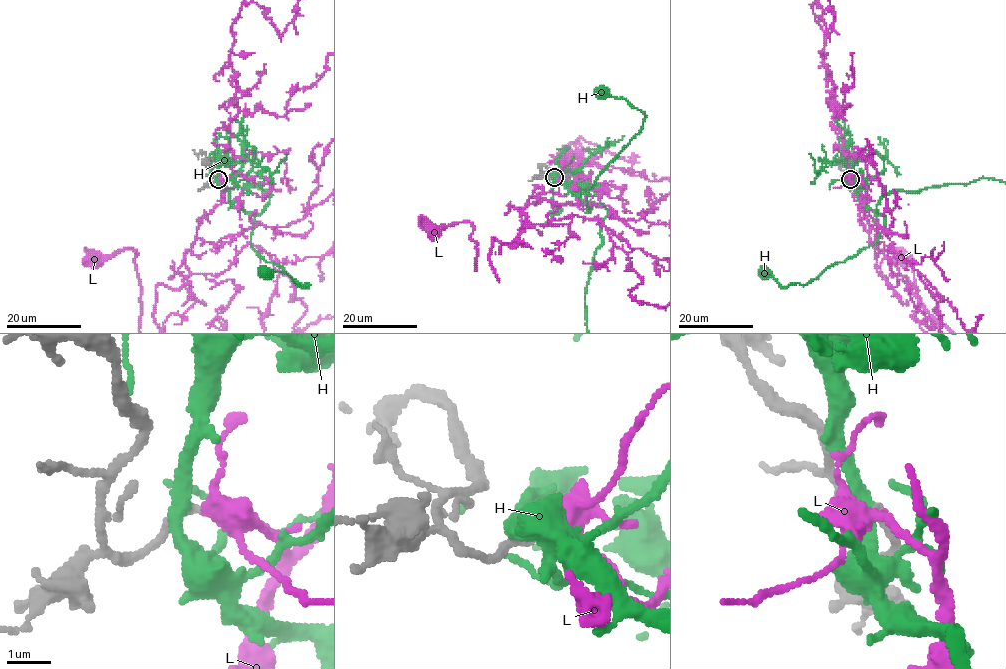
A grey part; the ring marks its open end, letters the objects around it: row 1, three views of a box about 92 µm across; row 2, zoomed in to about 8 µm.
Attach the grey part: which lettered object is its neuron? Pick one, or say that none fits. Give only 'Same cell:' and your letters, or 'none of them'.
Same cell: L

